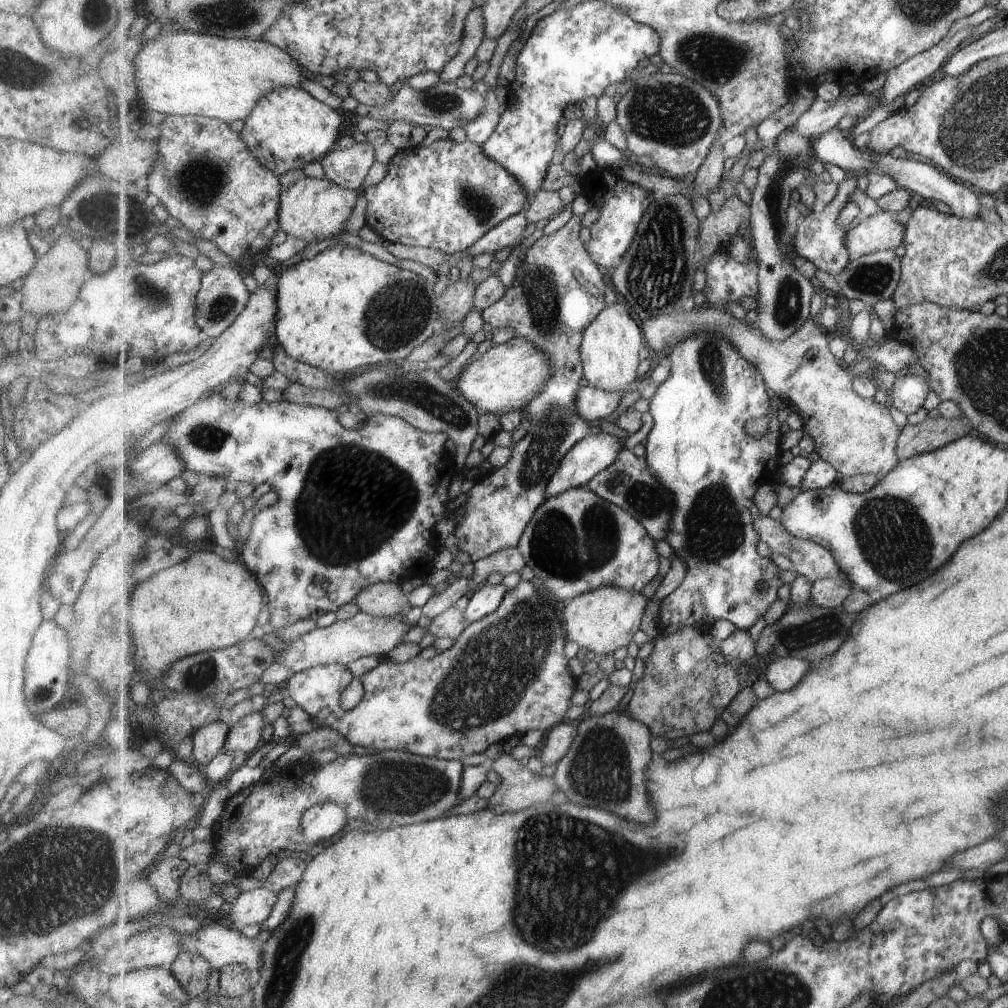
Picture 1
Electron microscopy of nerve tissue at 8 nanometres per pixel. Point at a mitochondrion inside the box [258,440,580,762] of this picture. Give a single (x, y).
(495, 668)

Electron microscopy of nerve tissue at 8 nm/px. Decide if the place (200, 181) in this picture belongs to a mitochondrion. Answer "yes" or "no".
yes

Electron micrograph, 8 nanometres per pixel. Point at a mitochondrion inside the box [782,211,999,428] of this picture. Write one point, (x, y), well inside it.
(873, 278)

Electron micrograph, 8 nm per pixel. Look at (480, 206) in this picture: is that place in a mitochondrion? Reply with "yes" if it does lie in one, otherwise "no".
yes

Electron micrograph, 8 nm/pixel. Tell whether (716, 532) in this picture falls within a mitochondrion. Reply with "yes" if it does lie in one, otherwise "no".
yes

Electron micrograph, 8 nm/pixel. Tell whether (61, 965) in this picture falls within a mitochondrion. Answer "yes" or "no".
no

